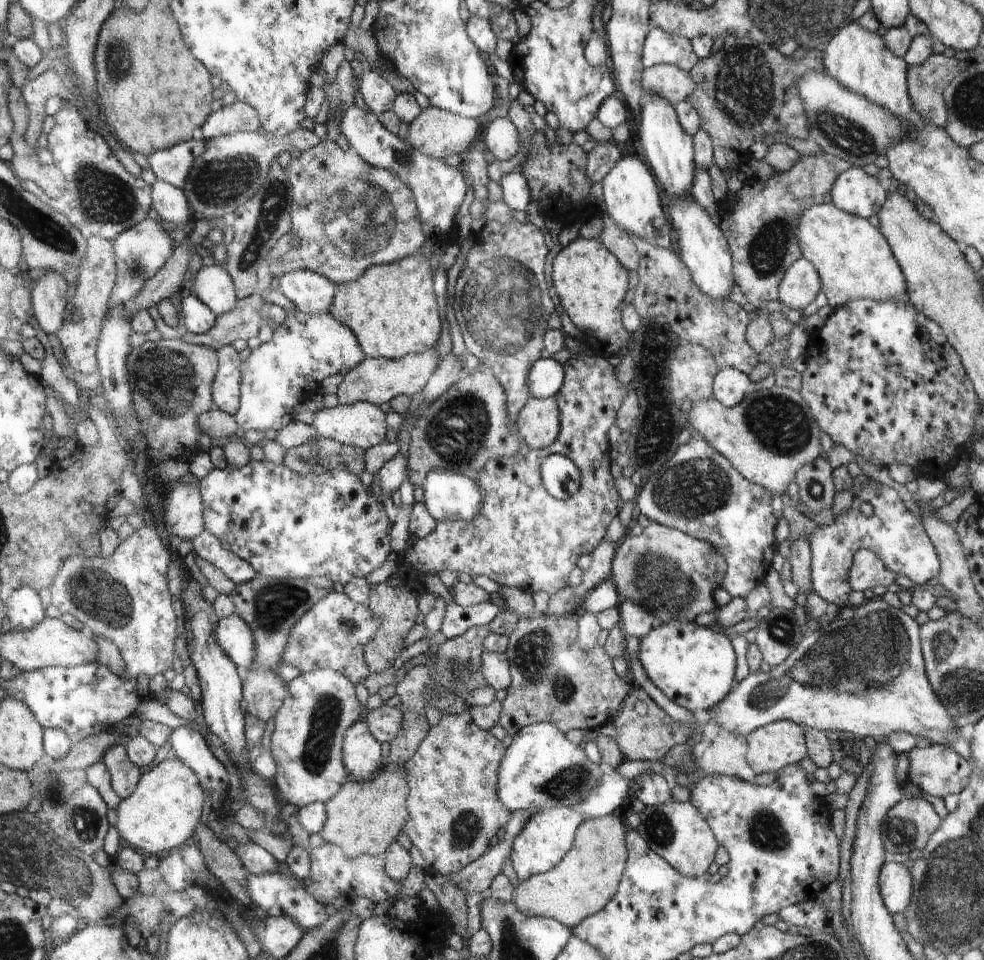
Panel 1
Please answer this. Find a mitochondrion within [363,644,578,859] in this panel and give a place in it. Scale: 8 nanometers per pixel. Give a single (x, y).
(466, 828)

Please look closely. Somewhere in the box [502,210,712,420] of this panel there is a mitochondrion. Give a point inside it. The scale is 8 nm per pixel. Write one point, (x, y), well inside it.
(661, 345)

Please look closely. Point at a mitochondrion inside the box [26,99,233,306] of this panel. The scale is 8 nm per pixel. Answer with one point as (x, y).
(104, 197)

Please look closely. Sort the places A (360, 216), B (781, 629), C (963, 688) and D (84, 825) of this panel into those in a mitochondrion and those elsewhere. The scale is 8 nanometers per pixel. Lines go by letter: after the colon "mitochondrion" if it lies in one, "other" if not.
A: mitochondrion
B: mitochondrion
C: mitochondrion
D: mitochondrion

